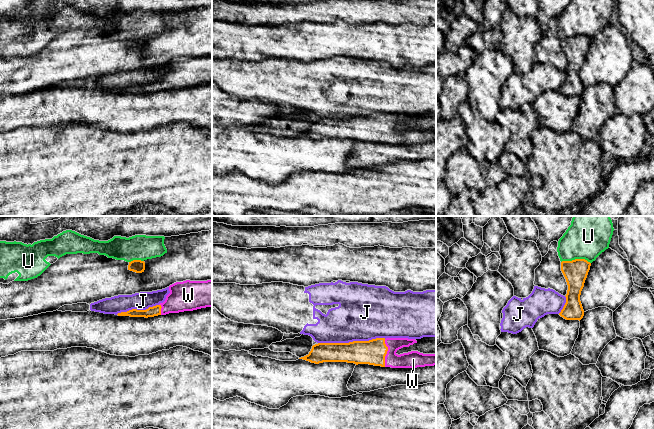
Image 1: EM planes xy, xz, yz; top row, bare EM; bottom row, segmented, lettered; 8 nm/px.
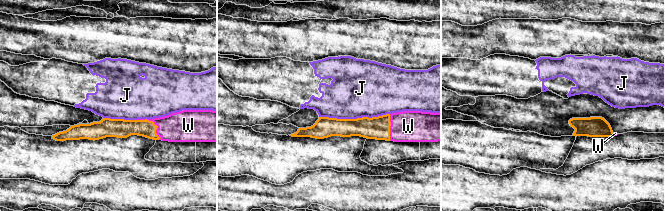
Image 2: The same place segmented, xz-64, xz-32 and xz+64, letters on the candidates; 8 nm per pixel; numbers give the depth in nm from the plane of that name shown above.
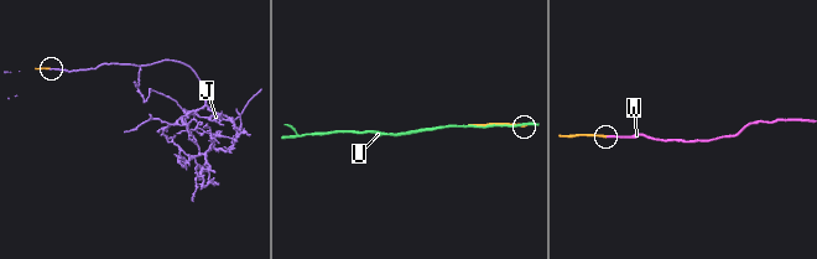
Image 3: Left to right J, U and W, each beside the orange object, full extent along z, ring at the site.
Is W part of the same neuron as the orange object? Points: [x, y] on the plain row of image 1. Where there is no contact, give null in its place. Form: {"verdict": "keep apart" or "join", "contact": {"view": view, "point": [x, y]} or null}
{"verdict": "join", "contact": {"view": "xz", "point": [386, 129]}}

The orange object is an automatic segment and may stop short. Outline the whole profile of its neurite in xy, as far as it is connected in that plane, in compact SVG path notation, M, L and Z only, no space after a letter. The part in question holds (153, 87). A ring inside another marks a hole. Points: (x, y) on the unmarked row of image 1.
M212 56L176 58L169 62L169 67L165 77L159 81L146 86L132 85L117 91L148 94L212 83Z

